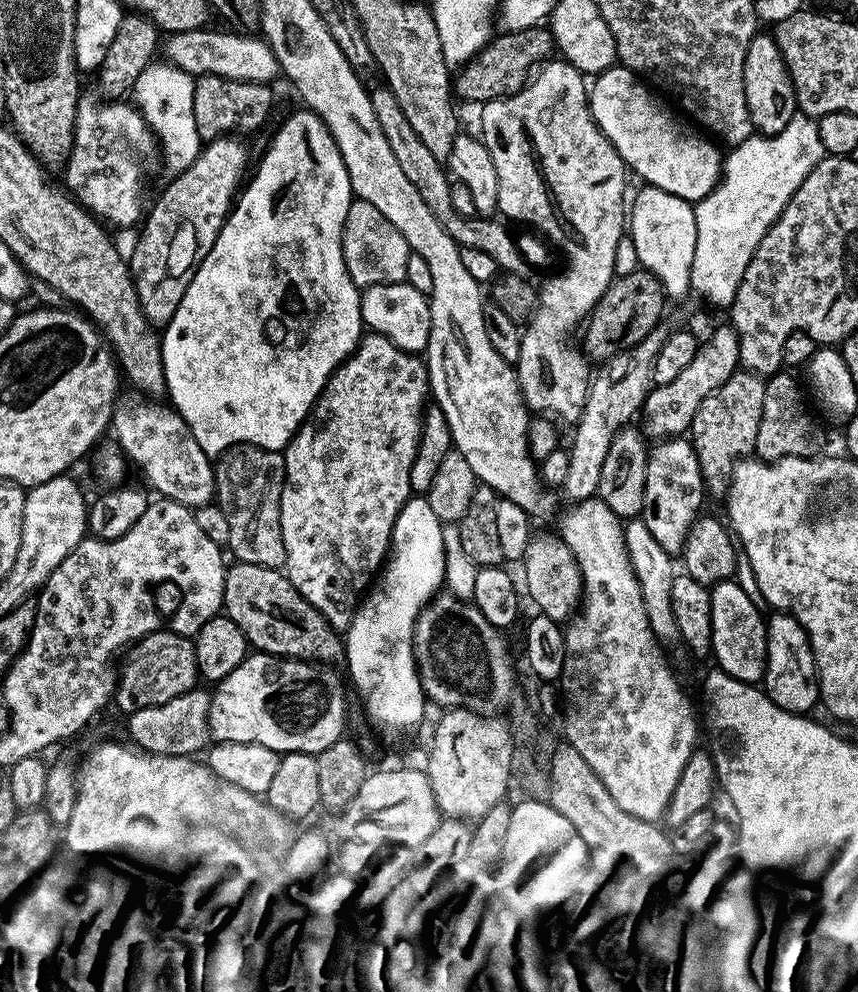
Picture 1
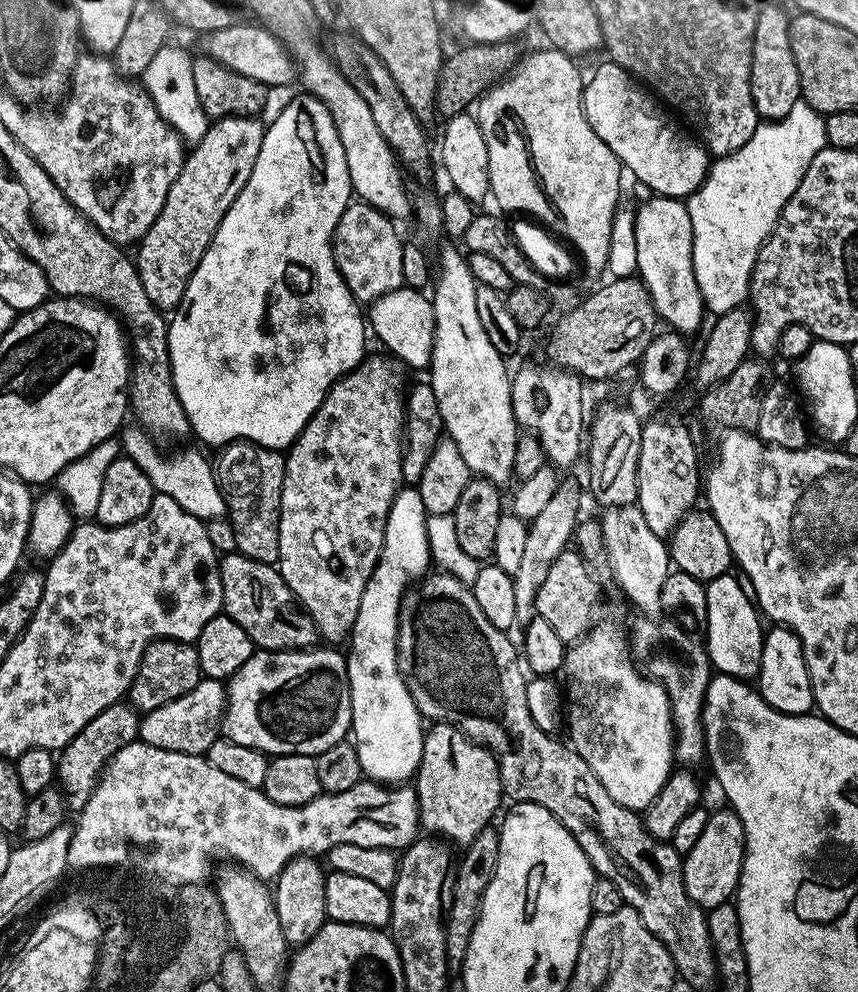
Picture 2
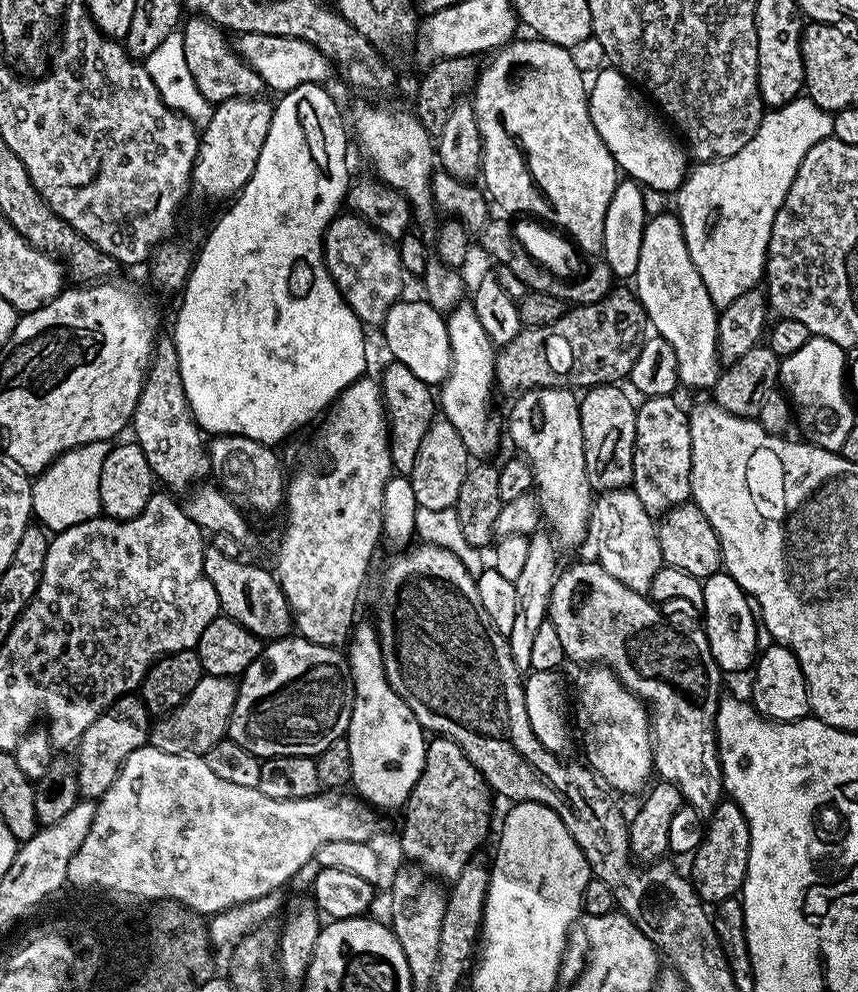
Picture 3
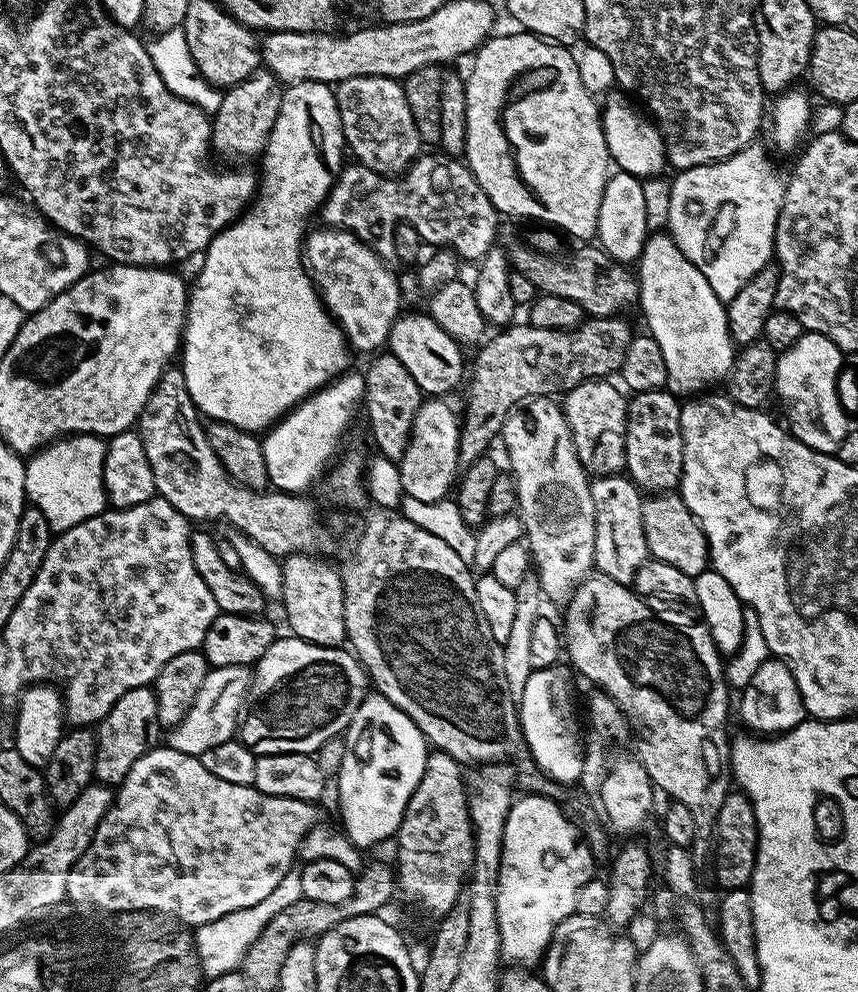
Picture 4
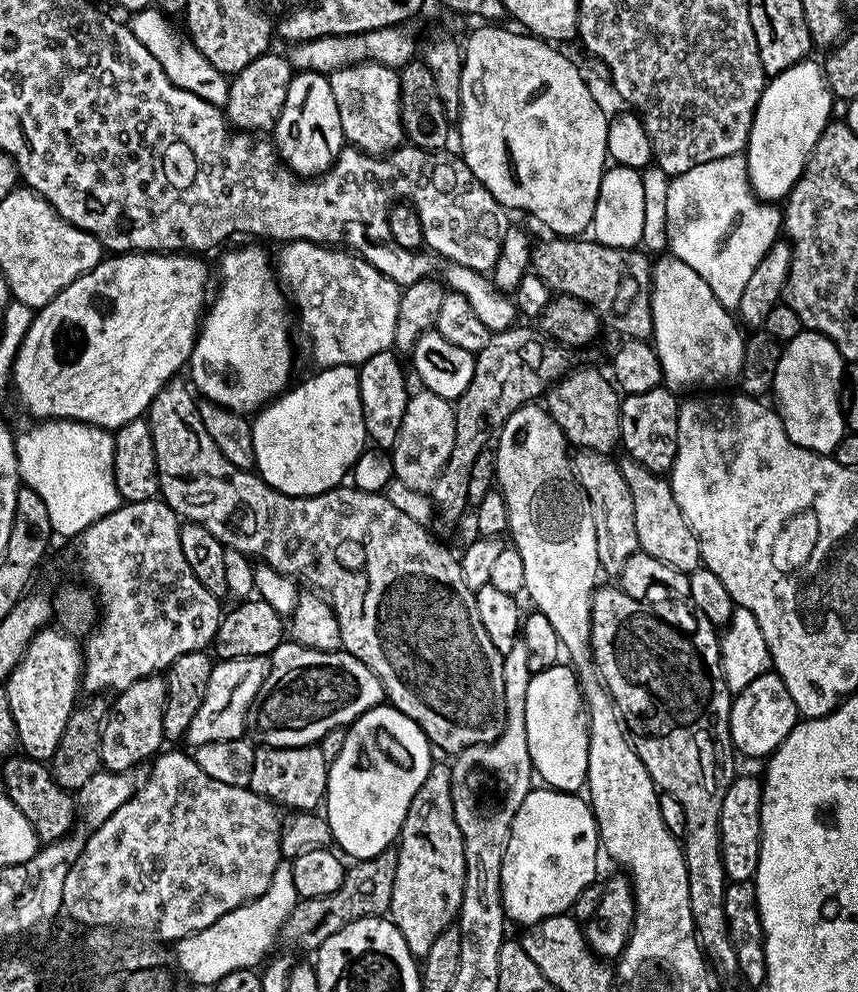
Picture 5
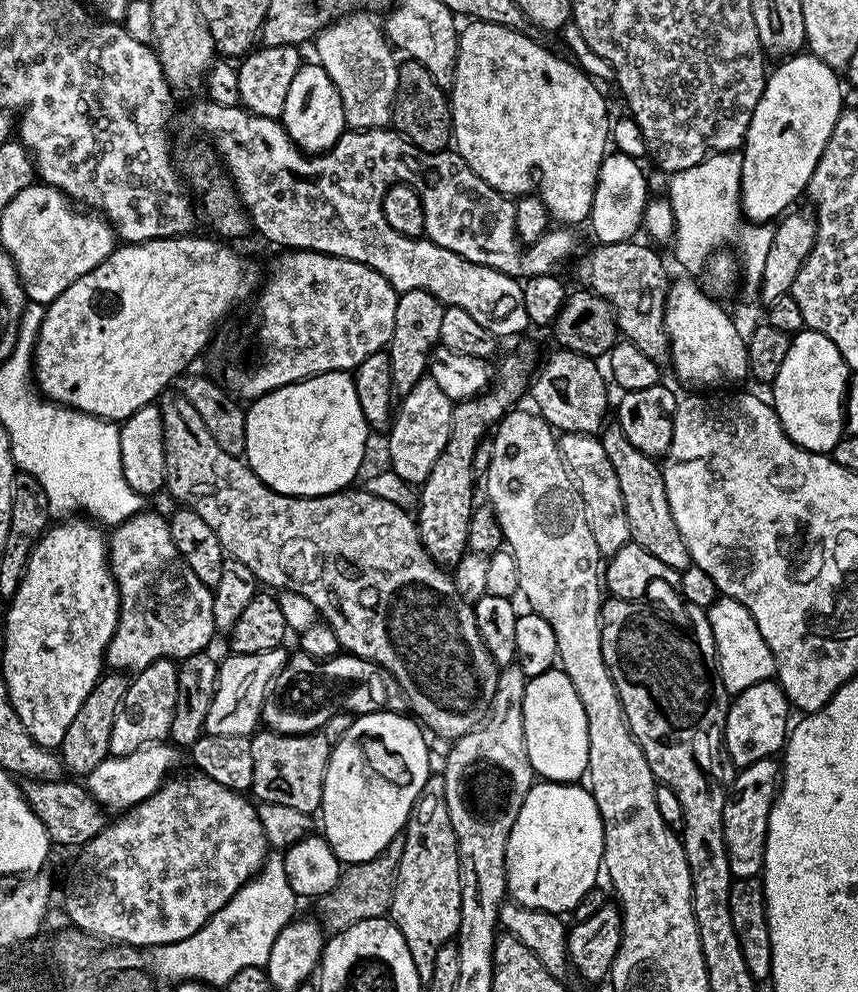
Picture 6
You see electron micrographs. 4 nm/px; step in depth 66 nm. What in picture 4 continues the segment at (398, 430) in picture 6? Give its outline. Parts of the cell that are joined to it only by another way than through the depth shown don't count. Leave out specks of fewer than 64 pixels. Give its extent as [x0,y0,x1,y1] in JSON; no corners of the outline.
[398,398,461,503]

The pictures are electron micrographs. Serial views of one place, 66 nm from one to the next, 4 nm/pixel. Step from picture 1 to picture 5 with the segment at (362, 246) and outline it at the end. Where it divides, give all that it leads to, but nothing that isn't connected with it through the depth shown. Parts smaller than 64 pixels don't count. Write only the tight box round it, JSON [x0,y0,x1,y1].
[278,240,401,366]

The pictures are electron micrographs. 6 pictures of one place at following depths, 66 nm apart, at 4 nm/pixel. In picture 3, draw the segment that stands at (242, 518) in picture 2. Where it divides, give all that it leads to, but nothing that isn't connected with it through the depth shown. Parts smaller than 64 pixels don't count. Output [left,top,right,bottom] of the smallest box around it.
[207,436,286,512]

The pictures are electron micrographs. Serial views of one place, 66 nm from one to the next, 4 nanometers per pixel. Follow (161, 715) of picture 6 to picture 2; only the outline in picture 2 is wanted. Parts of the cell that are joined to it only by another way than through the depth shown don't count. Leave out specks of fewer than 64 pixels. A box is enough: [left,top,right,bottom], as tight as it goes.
[56,702,140,814]

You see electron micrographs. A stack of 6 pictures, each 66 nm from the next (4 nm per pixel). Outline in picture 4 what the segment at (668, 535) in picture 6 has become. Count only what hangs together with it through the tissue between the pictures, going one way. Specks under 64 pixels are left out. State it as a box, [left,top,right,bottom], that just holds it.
[642,495,709,578]

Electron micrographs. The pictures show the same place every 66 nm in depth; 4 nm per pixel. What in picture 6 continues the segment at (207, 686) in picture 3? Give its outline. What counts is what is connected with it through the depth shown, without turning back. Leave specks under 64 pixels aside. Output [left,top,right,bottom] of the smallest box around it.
[204,647,289,737]

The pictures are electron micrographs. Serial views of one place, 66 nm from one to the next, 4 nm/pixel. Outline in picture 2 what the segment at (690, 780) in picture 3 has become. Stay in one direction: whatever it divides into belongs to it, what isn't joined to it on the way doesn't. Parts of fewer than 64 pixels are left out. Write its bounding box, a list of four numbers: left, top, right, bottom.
[535,550,714,766]

